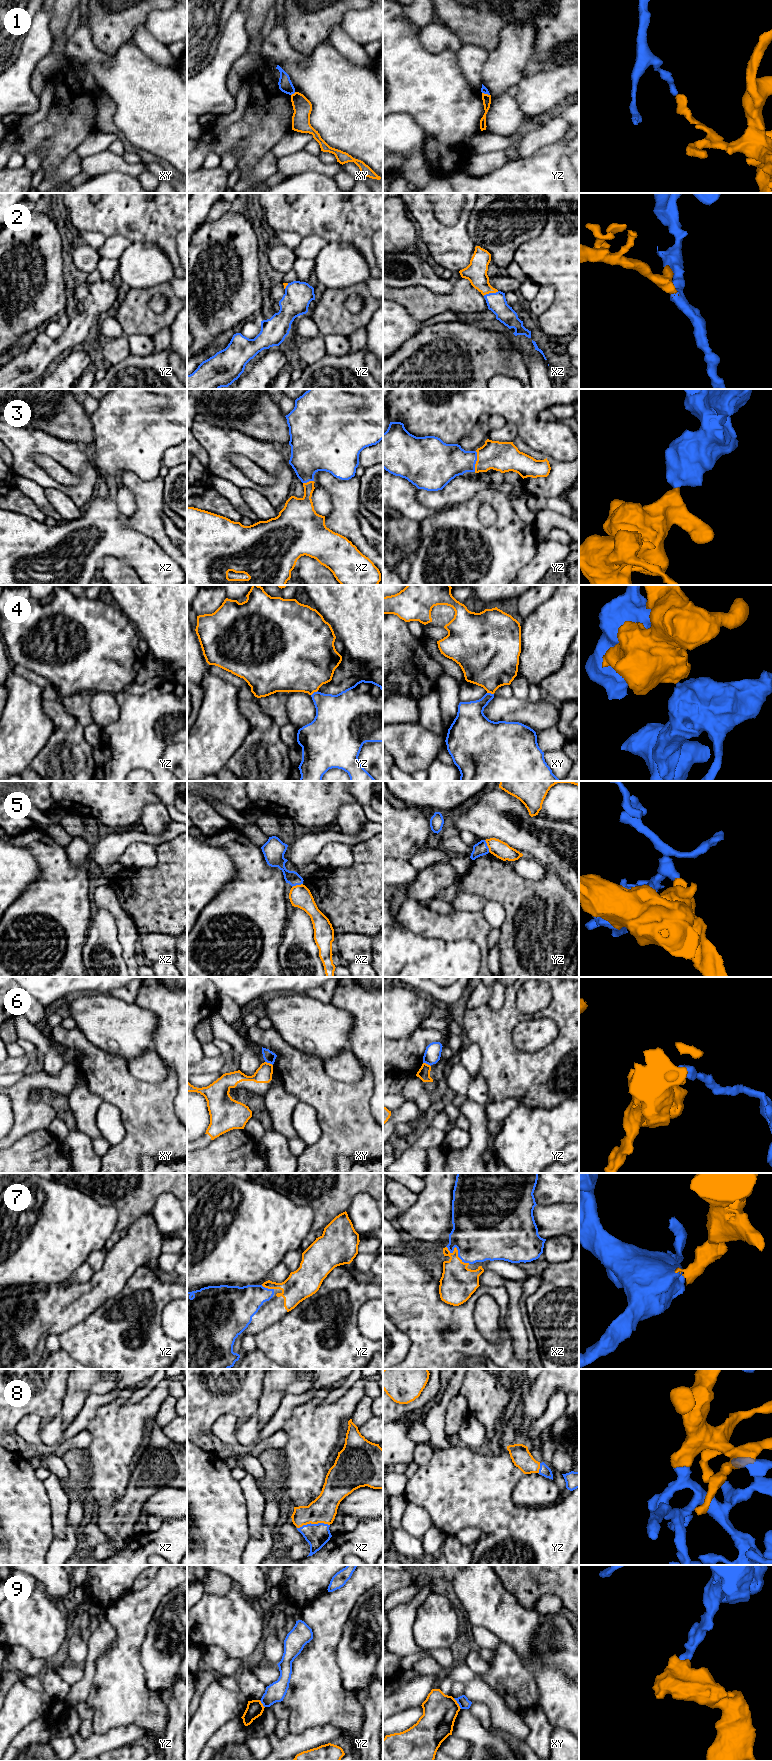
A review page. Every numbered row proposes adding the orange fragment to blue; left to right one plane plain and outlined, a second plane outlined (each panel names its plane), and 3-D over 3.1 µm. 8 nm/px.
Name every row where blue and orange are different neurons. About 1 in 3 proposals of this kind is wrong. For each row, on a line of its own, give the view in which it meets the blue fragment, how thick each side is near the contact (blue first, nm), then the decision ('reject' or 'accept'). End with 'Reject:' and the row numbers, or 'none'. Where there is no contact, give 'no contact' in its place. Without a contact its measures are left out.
1: meets blue in xy; 110 nm thick on the blue side, 150 nm on the other; reject
2: meets blue in xz; 160 nm thick on the blue side, 180 nm on the other; accept
3: meets blue in yz; 280 nm thick on the blue side, 240 nm on the other; accept
4: meets blue in yz; 320 nm thick on the blue side, 460 nm on the other; reject
5: meets blue in yz; 110 nm thick on the blue side, 140 nm on the other; reject
6: meets blue in xy; 90 nm thick on the blue side, 140 nm on the other; reject
7: meets blue in xz; 460 nm thick on the blue side, 280 nm on the other; accept
8: meets blue in xz; 190 nm thick on the blue side, 220 nm on the other; accept
9: meets blue in xy; 90 nm thick on the blue side, 280 nm on the other; reject
Reject: 1, 4, 5, 6, 9

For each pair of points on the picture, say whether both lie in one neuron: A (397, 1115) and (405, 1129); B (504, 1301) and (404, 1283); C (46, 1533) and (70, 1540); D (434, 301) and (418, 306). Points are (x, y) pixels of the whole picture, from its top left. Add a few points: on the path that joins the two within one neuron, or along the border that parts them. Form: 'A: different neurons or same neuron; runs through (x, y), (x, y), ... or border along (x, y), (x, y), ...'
A: different neurons; border along (407, 1123), (399, 1123), (395, 1131)
B: same neuron; runs through (479, 1293), (462, 1310), (431, 1310), (429, 1308)
C: different neurons; border along (55, 1538), (49, 1547)
D: same neuron; runs through (430, 304), (422, 304)

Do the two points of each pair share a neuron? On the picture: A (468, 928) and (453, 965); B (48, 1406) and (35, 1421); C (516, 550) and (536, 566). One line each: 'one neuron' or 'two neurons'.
A: two neurons
B: two neurons
C: two neurons

